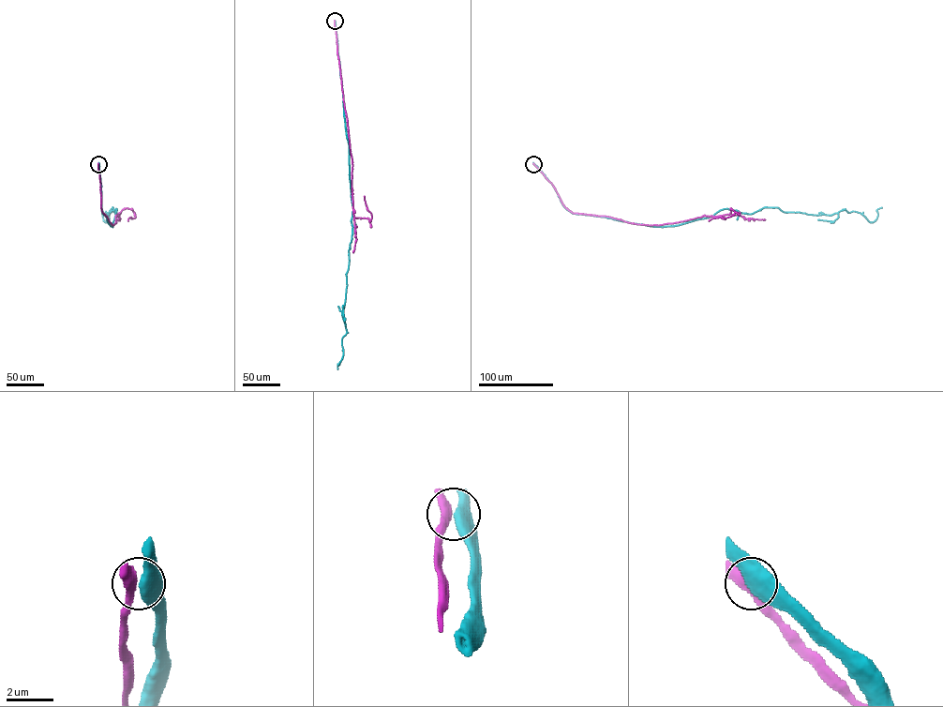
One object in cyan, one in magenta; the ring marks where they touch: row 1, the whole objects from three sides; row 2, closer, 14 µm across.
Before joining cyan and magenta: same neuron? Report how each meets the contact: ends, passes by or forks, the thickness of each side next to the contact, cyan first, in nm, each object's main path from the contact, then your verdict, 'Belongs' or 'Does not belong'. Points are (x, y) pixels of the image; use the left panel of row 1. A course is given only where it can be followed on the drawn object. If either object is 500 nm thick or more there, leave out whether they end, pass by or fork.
At the ring cyan passes by. At the ring magenta passes by. Thickness 480 nm (cyan) against 440 nm. Course of cyan: (98, 164), (101, 209), (112, 227), (116, 208), (105, 211), (105, 222), (101, 207). Course of magenta: (98, 164), (101, 211), (112, 225), (122, 209), (131, 209), (136, 217), (127, 220). Does not belong

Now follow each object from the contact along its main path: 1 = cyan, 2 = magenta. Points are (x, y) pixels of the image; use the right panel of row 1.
1: (533, 164), (573, 213), (653, 226), (770, 207), (845, 210), (873, 222), (882, 207)
2: (533, 164), (573, 213), (648, 225), (729, 214), (730, 208), (735, 212), (709, 220)

